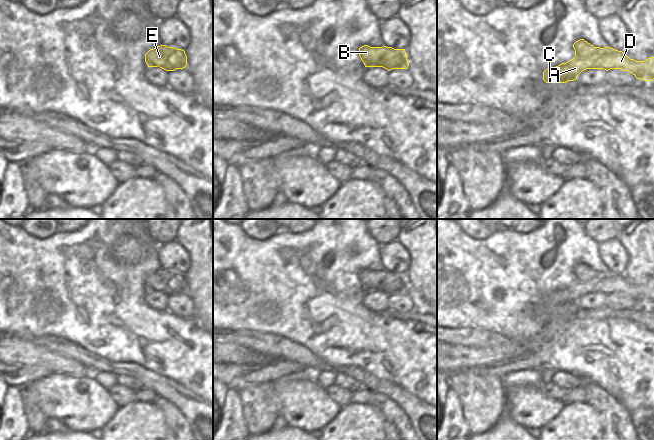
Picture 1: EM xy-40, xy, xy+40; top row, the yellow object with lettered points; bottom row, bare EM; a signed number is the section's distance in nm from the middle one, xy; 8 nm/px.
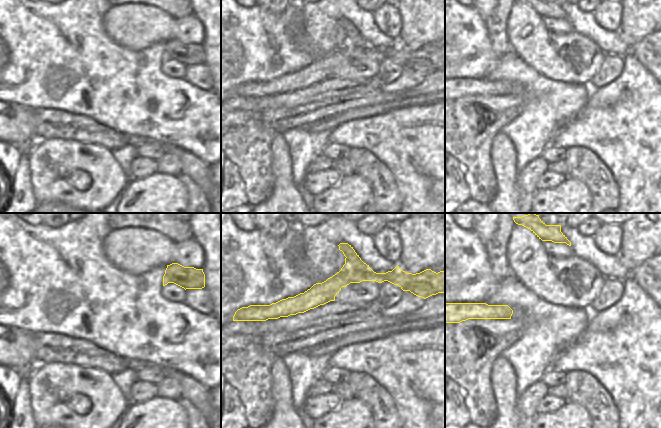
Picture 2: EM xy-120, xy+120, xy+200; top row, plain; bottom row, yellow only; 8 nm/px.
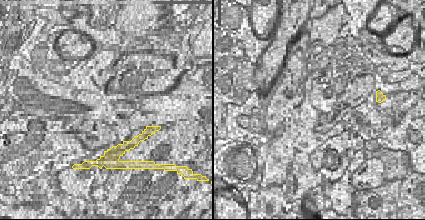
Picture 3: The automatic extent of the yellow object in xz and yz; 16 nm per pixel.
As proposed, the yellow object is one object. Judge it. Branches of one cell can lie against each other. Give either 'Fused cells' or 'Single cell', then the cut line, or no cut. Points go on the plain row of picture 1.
Fused cells. Split along xy+40 (614, 273), (595, 282), (582, 282), (575, 279).

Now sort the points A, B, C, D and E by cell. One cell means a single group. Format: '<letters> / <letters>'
A C D / B E

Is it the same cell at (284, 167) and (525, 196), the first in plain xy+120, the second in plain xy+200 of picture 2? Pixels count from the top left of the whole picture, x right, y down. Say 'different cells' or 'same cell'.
different cells

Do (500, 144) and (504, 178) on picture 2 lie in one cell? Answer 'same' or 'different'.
same

